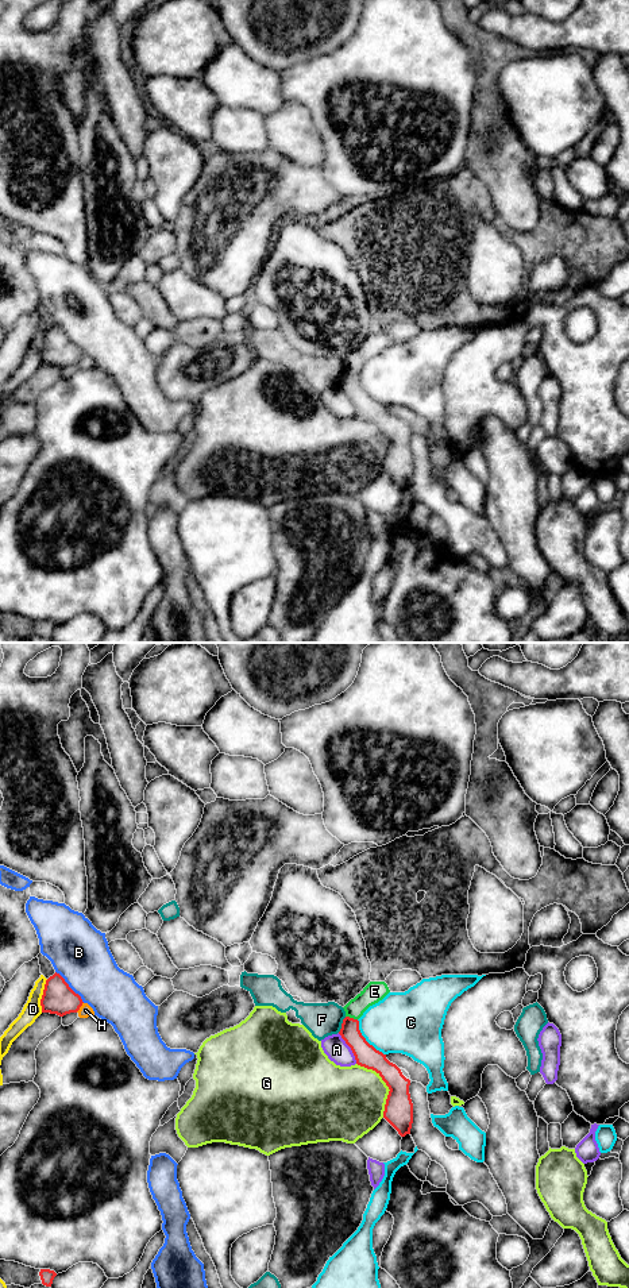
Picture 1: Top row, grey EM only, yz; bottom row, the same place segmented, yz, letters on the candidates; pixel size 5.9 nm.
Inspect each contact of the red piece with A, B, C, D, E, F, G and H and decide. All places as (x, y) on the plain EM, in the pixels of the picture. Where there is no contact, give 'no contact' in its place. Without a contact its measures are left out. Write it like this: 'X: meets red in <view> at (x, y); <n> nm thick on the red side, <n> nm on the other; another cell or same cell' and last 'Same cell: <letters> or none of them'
A: meets red in yz at (350, 398); 140 nm thick on the red side, 140 nm on the other; another cell
B: meets red in yz at (69, 339); 190 nm thick on the red side, 360 nm on the other; another cell
C: meets red in yz at (365, 392); 140 nm thick on the red side, 360 nm on the other; another cell
D: meets red in yz at (42, 347); 190 nm thick on the red side, 110 nm on the other; another cell
E: meets red in yz at (351, 370); 140 nm thick on the red side, 120 nm on the other; another cell
F: meets red in yz at (342, 377); 140 nm thick on the red side, 200 nm on the other; another cell
G: meets red in yz at (386, 436); 180 nm thick on the red side, 420 nm on the other; another cell
H: meets red in yz at (80, 358); 190 nm thick on the red side, 80 nm on the other; another cell
Same cell: none of them

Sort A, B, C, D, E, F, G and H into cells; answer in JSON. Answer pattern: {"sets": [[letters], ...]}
{"sets": [["A"], ["B"], ["C"], ["D"], ["E"], ["F"], ["G"], ["H"]]}

